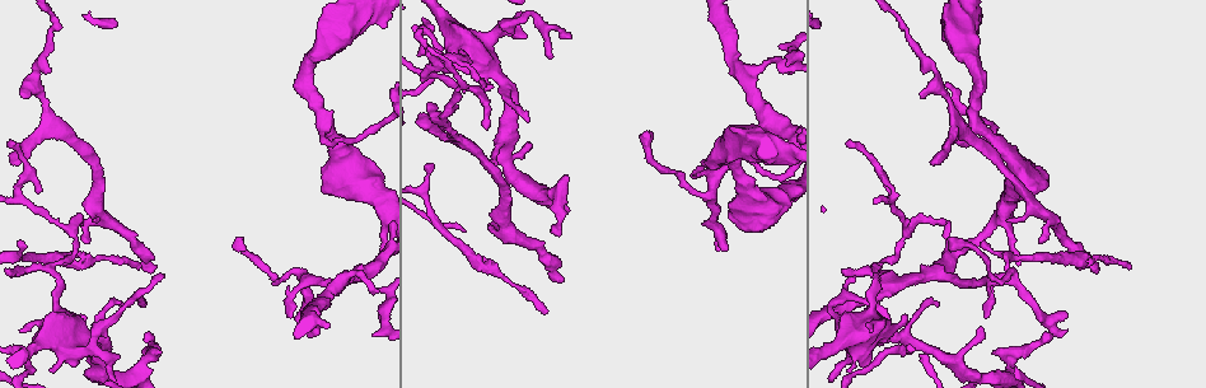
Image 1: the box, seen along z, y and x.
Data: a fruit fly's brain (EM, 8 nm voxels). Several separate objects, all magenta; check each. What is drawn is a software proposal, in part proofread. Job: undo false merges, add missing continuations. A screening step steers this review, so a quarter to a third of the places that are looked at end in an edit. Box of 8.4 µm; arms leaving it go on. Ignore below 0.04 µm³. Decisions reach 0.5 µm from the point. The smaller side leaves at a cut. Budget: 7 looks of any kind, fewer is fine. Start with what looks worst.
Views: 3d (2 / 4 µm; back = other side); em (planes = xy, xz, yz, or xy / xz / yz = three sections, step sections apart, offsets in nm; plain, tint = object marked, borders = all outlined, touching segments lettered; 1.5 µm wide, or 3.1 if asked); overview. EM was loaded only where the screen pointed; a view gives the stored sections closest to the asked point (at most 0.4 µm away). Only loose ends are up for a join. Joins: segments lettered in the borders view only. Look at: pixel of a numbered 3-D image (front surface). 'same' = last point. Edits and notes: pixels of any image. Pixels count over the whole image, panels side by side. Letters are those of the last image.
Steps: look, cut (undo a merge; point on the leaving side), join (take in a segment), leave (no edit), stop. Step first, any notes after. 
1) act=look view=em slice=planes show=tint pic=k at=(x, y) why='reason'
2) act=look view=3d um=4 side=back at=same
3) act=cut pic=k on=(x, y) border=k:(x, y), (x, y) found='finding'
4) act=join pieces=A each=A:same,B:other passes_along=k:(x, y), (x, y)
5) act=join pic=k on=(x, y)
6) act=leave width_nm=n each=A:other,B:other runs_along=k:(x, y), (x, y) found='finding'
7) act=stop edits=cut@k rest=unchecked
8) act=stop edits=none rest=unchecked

act=look view=3d um=4 side=back pic=1 at=(315, 328) why='an open end'

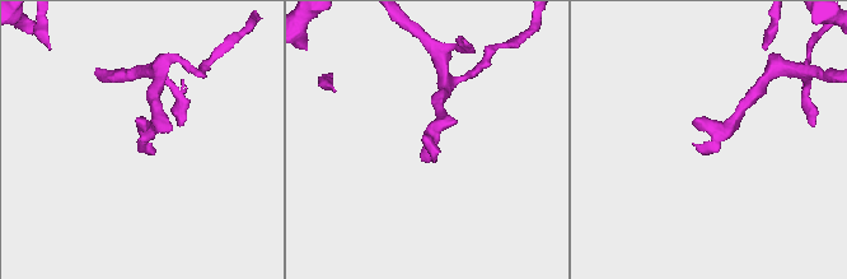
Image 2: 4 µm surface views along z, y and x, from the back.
act=look view=em slice=planes show=borders pic=2 at=(434, 160) why='now the EM'

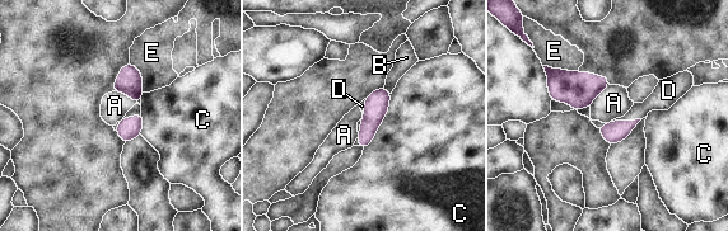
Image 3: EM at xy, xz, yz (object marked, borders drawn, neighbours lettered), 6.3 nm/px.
act=join pieces=D longest_contact=C:400nm each=A:other,B:other,C:other,D:same,E:other found='the neuron continues'

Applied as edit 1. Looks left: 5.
act=look view=overview why='redraw'

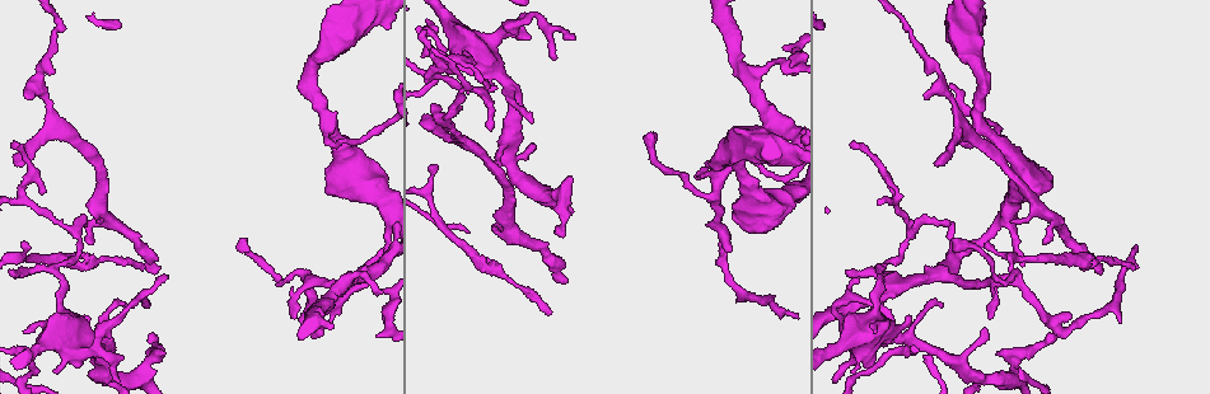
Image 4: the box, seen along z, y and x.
act=look view=em slice=planes show=borders pic=4 at=(56, 271) why='abrupt turn'

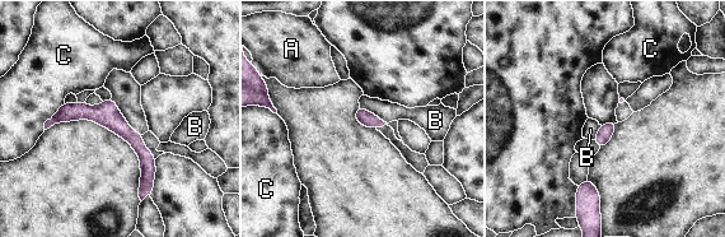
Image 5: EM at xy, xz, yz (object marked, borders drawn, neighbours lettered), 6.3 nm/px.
act=leave each=A:other,B:other,C:other found='continuous, no second neuron'

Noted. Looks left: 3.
act=stop edits=join@3 rest=unchecked

